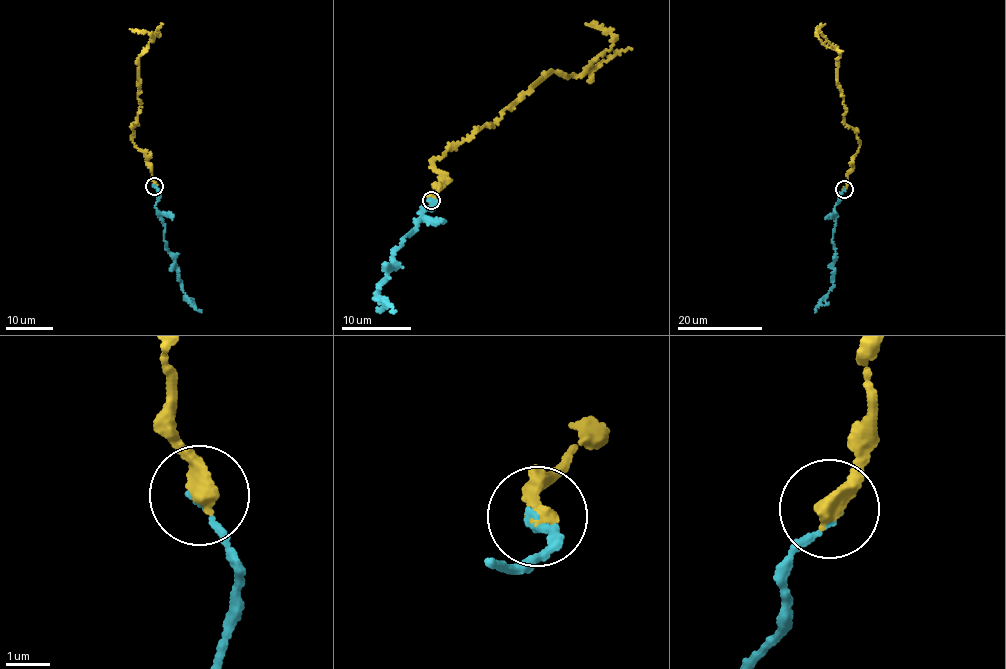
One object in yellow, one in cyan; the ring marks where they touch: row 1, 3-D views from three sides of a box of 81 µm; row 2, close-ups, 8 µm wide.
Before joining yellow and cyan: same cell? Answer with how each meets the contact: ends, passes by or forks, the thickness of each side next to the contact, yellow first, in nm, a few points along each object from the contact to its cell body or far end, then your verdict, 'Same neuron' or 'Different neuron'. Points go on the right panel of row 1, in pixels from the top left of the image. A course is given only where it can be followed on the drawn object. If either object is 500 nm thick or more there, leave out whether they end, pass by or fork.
At the ring yellow ends. At the ring cyan ends. Thickness 440 nm (yellow) against 110 nm. Course of yellow: (844, 189), (860, 141), (856, 129), (845, 124), (836, 72), (840, 52), (823, 44), (816, 31), (824, 24). Course of cyan: (844, 190), (834, 207), (832, 285), (820, 306), (829, 302). Same neuron

